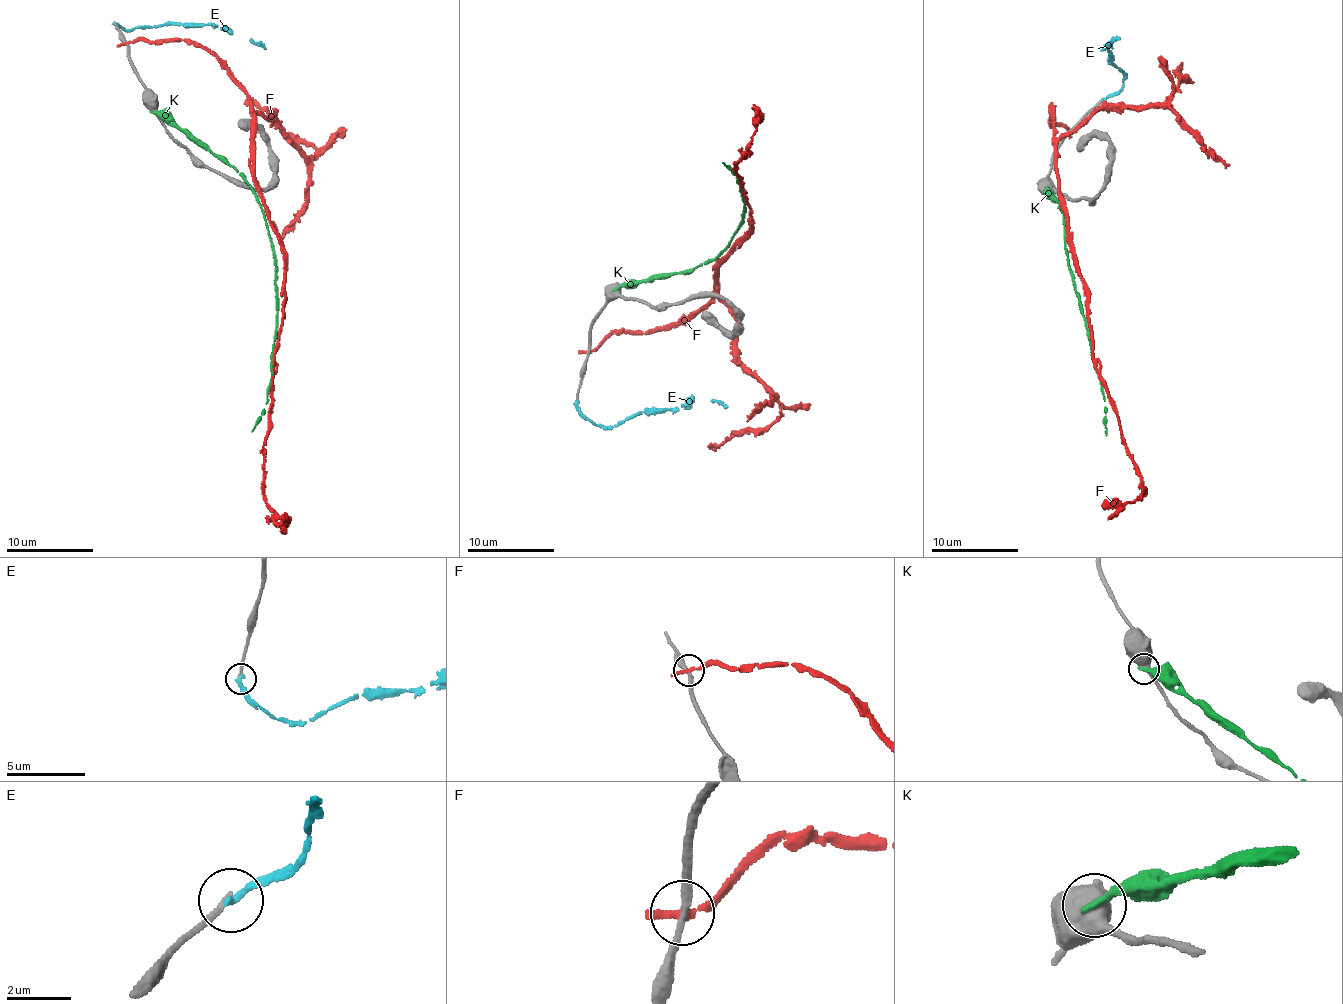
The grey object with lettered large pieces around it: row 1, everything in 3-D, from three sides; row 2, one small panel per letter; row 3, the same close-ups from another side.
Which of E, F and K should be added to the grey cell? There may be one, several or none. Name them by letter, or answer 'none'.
none

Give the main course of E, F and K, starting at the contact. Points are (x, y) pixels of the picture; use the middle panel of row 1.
E: (576, 402), (589, 419), (604, 426), (617, 426), (643, 410), (675, 409), (693, 398), (715, 400), (728, 408)
F: (587, 351), (611, 334), (664, 330), (710, 300), (716, 260), (751, 224), (735, 172), (752, 104)
K: (615, 290), (681, 273), (714, 259), (728, 245), (746, 201), (736, 177), (722, 162)

